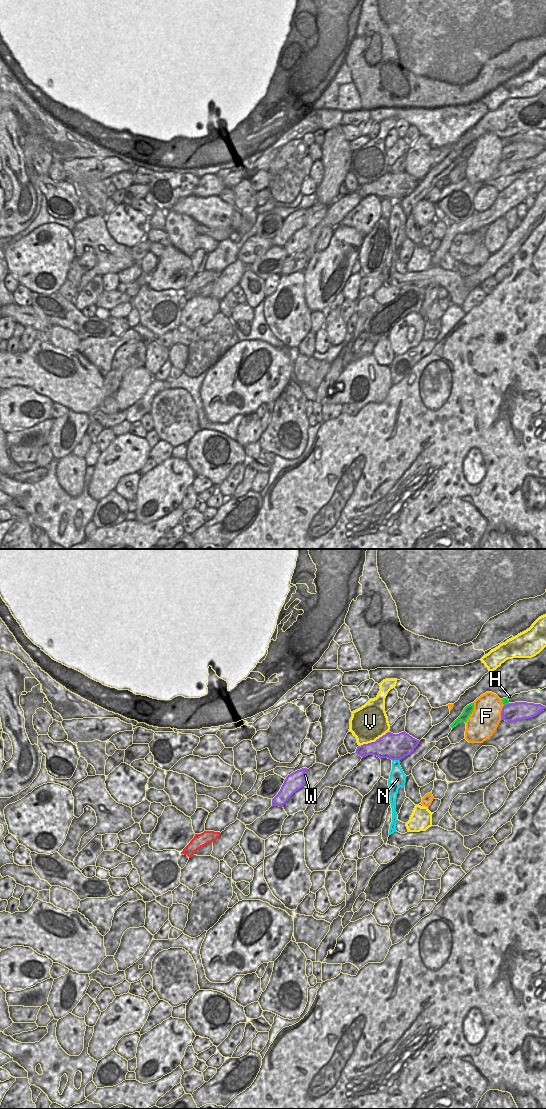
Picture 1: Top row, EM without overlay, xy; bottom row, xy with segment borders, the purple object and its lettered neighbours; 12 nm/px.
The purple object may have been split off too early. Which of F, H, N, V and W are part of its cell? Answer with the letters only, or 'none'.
W

